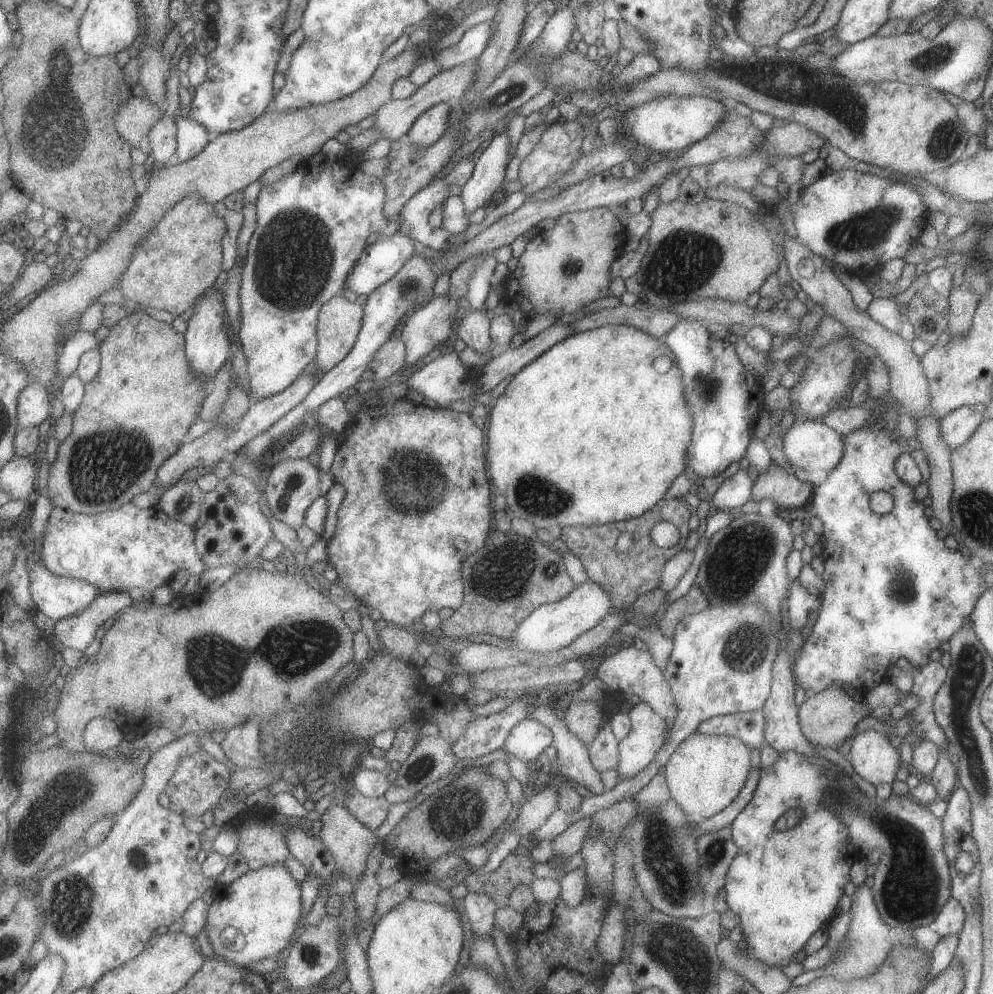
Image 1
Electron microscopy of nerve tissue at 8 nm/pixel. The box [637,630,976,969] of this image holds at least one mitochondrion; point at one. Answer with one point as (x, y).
(908, 888)

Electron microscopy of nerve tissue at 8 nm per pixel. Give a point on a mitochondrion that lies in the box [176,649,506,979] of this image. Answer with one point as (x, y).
(308, 954)

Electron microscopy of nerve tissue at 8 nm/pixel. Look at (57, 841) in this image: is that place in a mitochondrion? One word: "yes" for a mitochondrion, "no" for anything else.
no

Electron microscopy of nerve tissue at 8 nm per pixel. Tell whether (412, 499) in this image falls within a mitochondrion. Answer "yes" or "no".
yes

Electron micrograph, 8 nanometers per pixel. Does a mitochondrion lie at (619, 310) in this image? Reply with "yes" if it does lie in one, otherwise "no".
no

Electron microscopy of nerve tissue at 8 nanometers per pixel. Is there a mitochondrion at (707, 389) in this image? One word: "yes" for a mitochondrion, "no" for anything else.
yes

